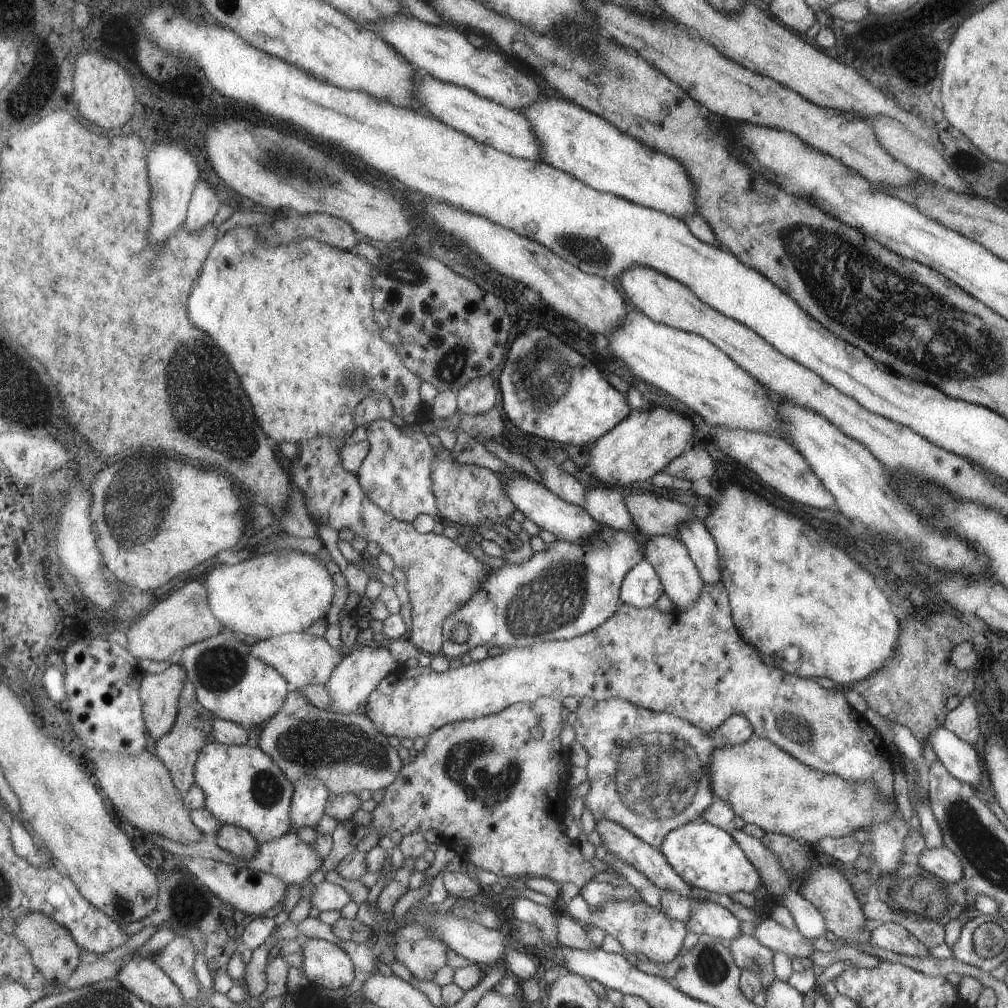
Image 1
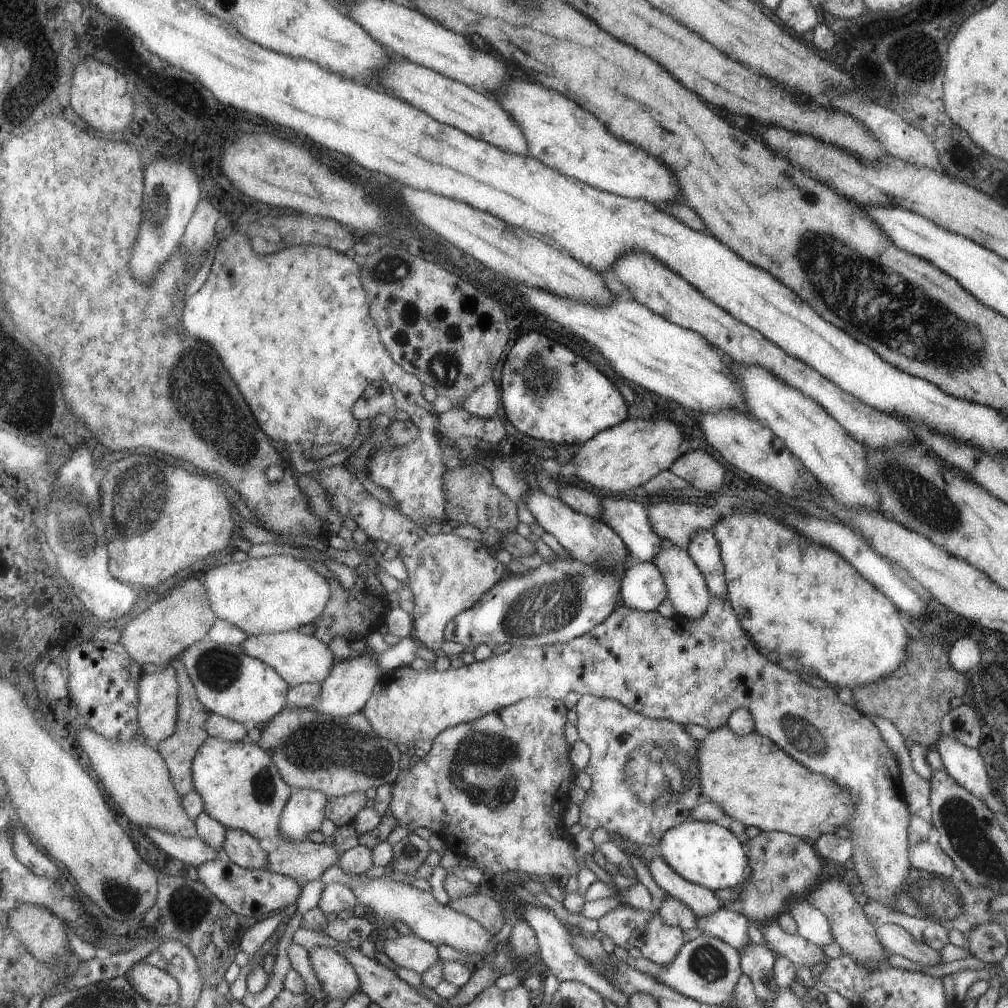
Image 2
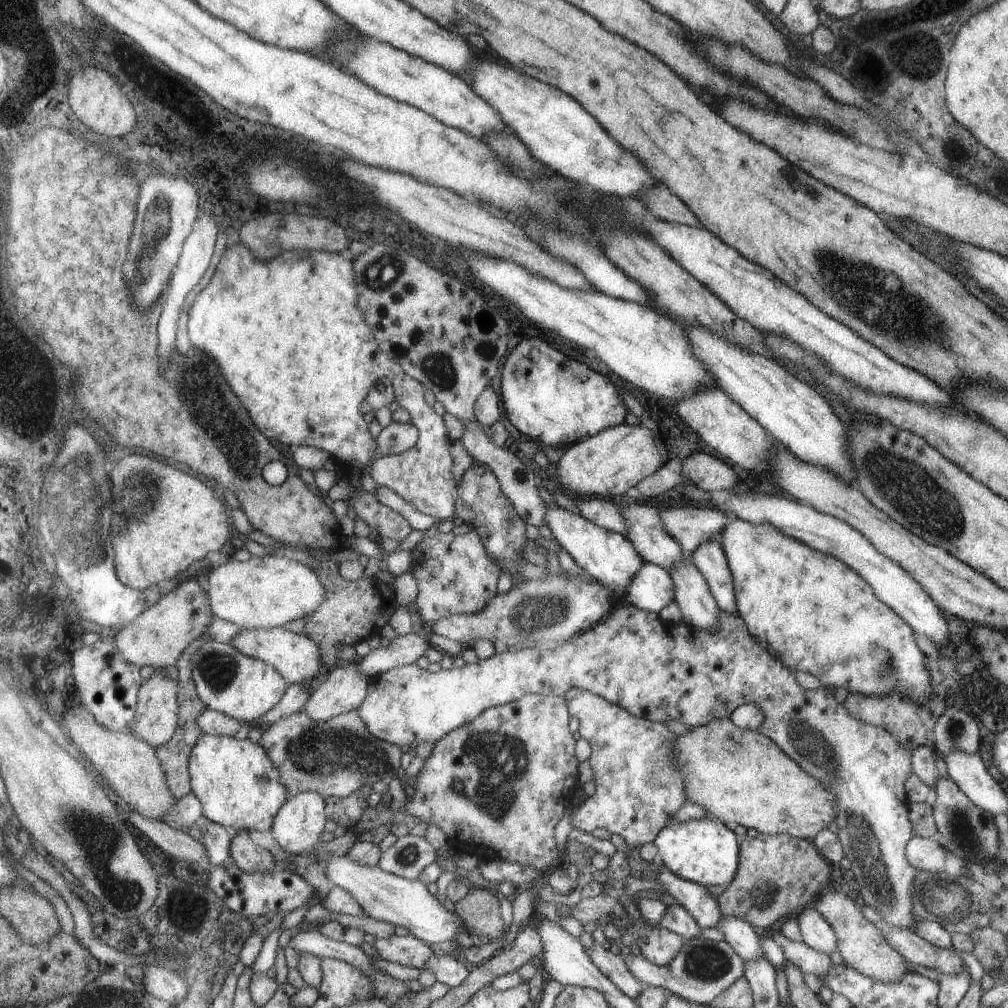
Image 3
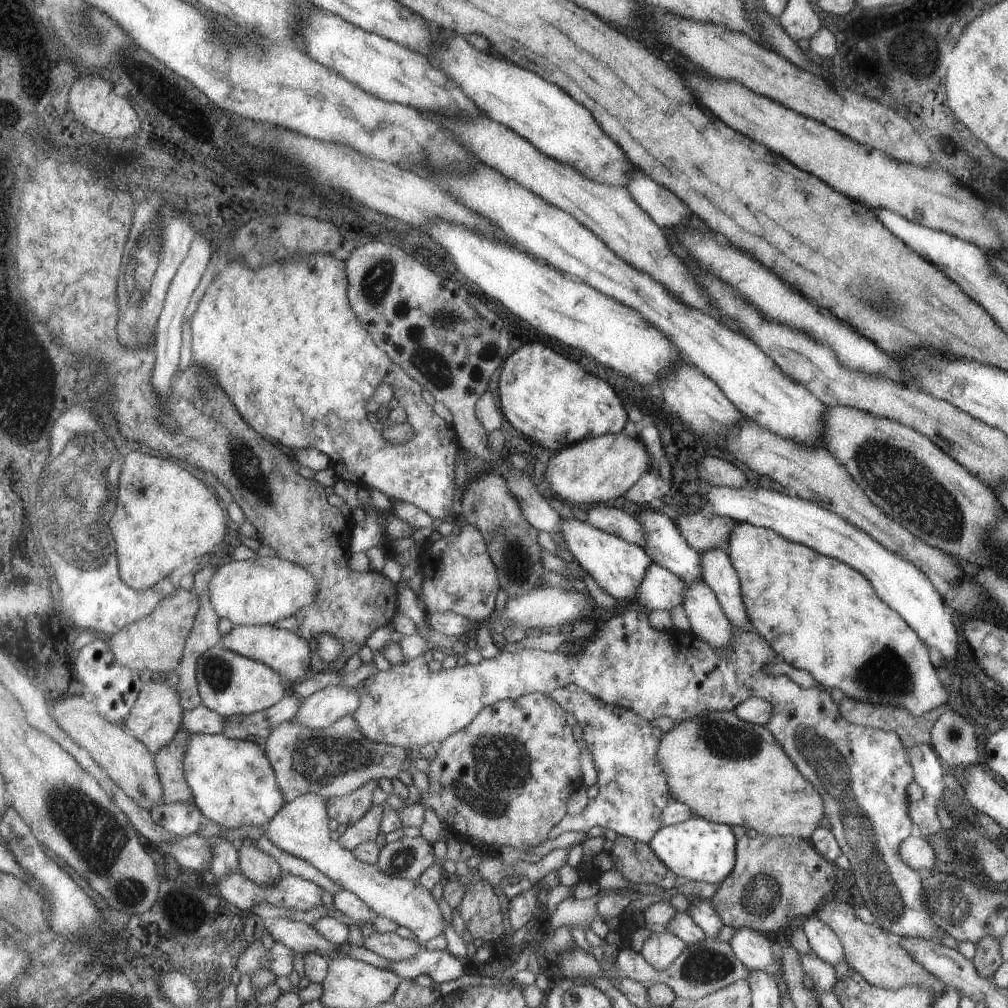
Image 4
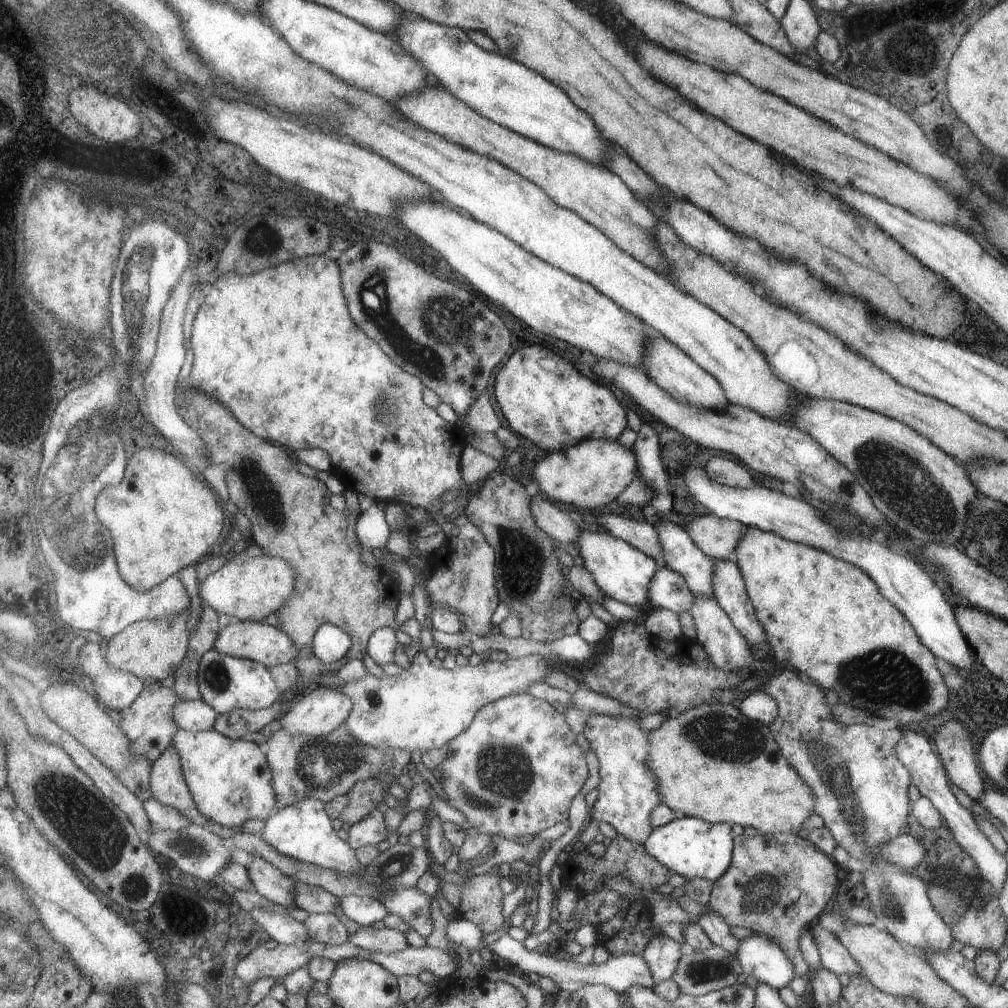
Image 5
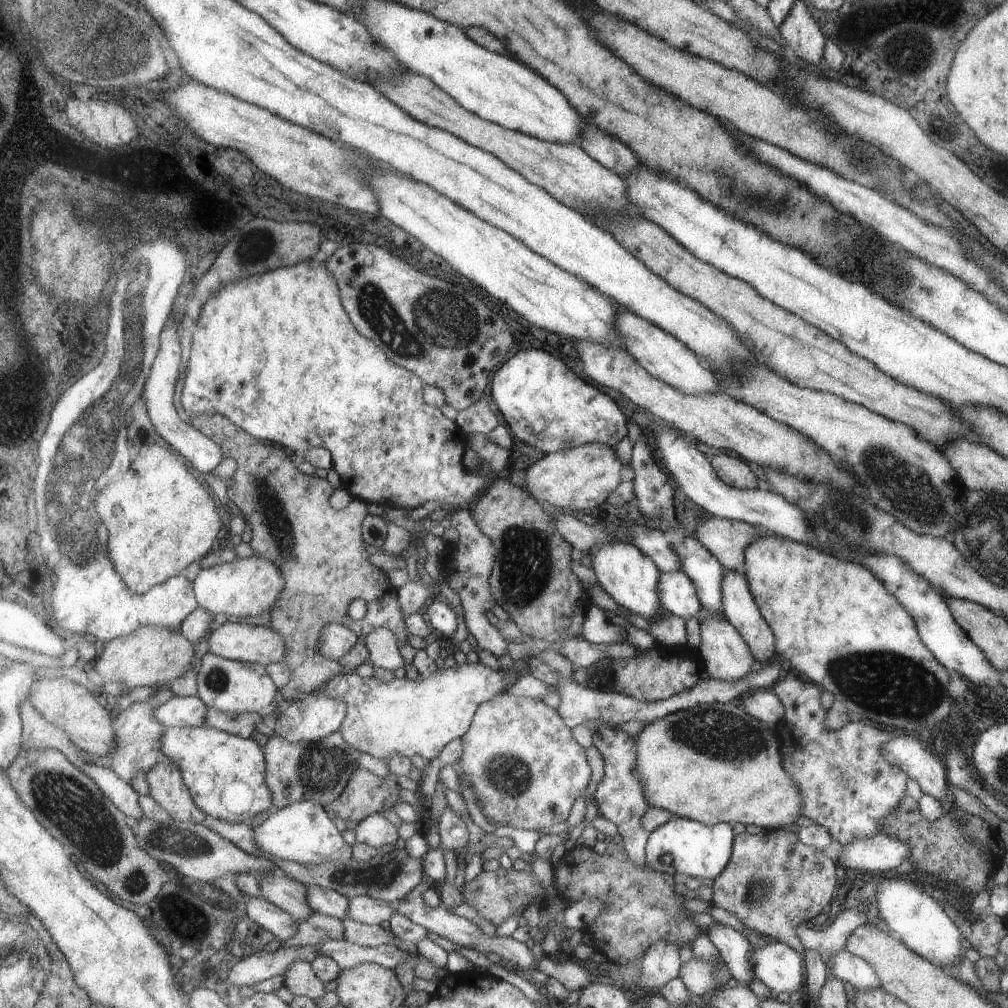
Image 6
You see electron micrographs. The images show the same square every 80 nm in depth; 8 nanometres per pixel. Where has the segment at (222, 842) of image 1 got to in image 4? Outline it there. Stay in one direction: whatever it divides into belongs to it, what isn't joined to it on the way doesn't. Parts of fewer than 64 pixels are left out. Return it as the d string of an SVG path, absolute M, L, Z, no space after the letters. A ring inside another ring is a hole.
M250 839L237 843L240 854L240 868L247 877L260 885L276 885L284 874L281 865L266 853L257 848Z

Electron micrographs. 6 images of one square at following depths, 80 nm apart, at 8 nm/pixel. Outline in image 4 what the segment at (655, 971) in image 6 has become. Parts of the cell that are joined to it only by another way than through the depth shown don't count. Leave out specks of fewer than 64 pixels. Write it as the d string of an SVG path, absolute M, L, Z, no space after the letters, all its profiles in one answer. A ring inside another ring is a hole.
M652 933L644 942L641 952L655 966L655 970L666 969L671 961L686 947L673 933Z

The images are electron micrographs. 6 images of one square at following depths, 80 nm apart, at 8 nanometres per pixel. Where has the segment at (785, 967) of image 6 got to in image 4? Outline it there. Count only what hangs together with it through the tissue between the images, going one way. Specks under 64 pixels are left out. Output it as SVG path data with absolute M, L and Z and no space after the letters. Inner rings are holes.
M749 927L734 929L728 943L737 960L748 971L763 971L774 977L778 973L782 973L780 964L777 964L773 958L769 937L751 930Z

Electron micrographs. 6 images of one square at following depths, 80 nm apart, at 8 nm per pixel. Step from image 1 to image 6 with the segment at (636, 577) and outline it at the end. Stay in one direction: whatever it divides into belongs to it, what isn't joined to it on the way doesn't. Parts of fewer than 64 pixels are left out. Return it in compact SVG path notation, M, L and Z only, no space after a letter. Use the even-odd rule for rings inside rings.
M681 571L661 573L657 593L663 612L667 611L684 620L696 616L697 609L701 607L693 583Z

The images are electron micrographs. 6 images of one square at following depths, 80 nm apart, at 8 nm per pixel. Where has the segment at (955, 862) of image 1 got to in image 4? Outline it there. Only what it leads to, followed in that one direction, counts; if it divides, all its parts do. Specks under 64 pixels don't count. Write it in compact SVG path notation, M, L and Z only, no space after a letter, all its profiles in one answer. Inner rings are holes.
M915 832L900 843L898 855L907 866L922 874L931 871L937 861L932 846Z

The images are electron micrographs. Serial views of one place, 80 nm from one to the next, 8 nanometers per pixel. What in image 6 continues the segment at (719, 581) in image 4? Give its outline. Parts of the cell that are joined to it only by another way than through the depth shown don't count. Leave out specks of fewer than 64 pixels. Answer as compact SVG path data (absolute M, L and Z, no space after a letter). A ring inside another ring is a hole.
M741 570L723 571L720 593L722 614L749 647L755 664L759 666L763 662L772 660L775 656L774 634L766 623L766 619L759 612L758 605L749 591L749 583L746 581L746 577L742 574Z

